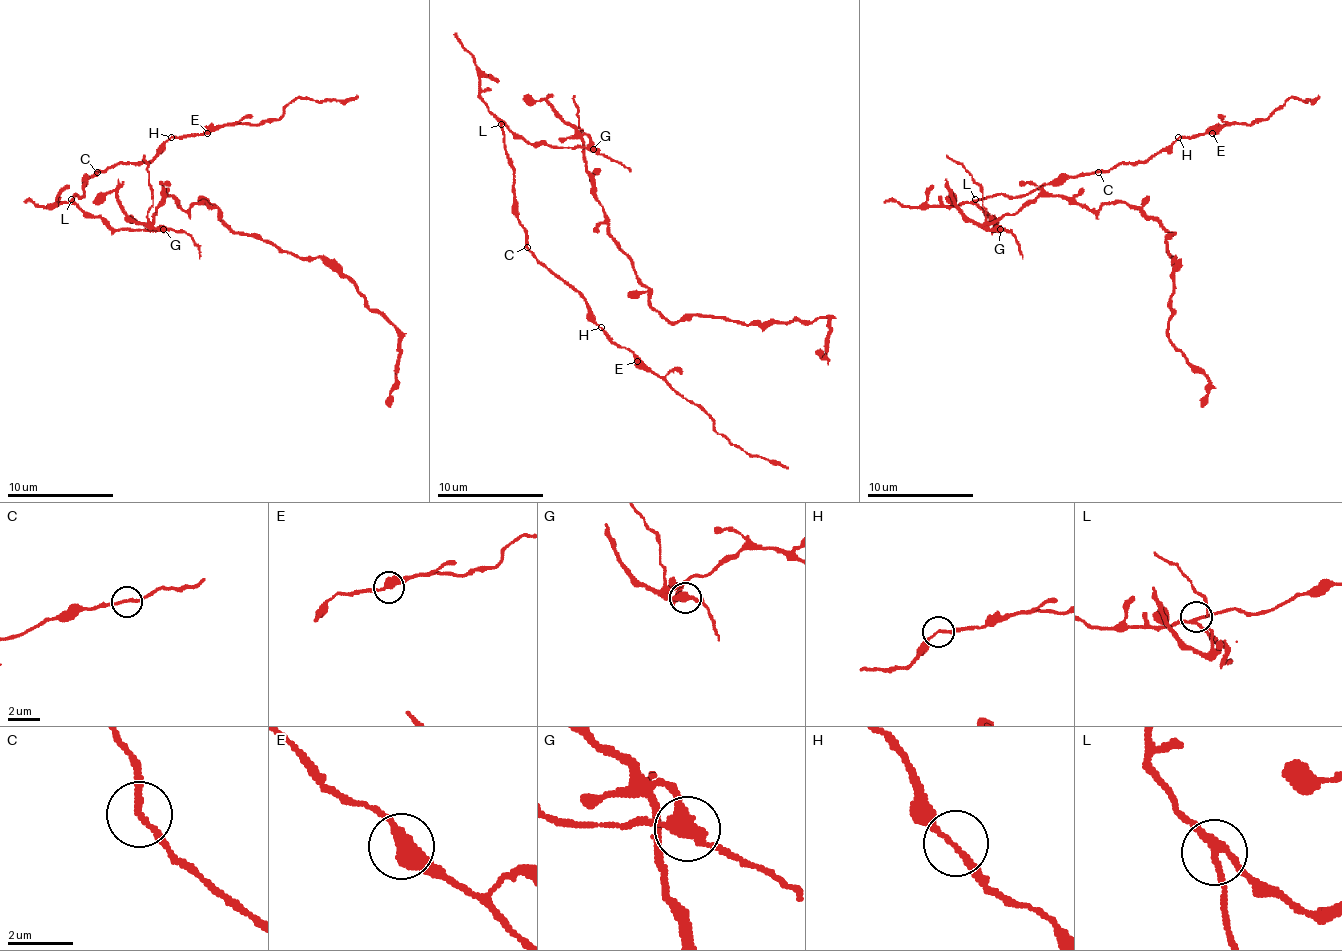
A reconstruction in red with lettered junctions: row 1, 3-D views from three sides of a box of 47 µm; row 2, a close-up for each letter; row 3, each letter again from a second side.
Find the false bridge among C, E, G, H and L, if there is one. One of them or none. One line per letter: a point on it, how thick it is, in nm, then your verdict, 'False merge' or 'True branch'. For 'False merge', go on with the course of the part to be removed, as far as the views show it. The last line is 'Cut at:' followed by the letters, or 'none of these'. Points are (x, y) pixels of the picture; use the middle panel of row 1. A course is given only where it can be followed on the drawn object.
C: Place: (527, 247). Thickness 180 nm. True branch
E: Place: (637, 361). Thickness 360 nm. True branch
G: Place: (593, 149). Thickness 340 nm. False merge. Course of the part to remove: (594, 148), (583, 137), (597, 201), (647, 302), (668, 321), (826, 316), (826, 356), (818, 350)
H: Place: (601, 327). Thickness 150 nm. True branch
L: Place: (501, 124). Thickness 200 nm. True branch
Cut at: G

